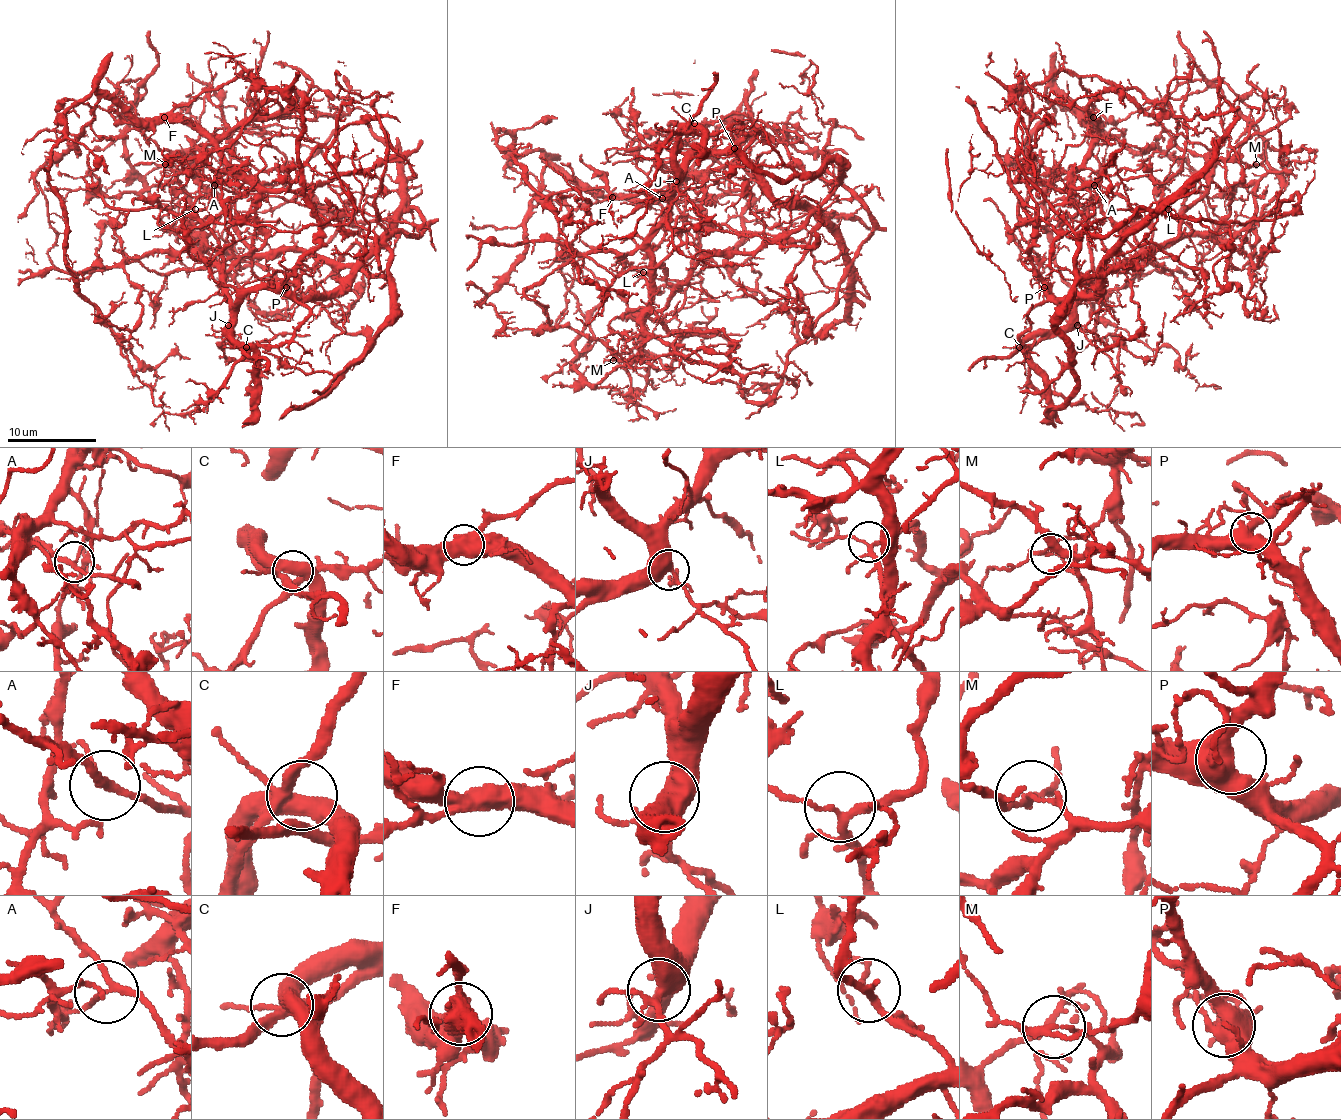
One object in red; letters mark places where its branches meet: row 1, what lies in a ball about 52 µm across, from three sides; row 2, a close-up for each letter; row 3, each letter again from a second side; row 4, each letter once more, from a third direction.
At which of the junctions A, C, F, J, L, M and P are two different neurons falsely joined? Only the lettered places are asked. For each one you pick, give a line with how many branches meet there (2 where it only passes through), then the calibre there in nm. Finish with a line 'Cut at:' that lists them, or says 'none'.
A: Branches: 4. Thickness 170 nm
F: Branches: 4. Thickness 550 nm
M: Branches: 3. Thickness 150 nm
Cut at: A, F, M

